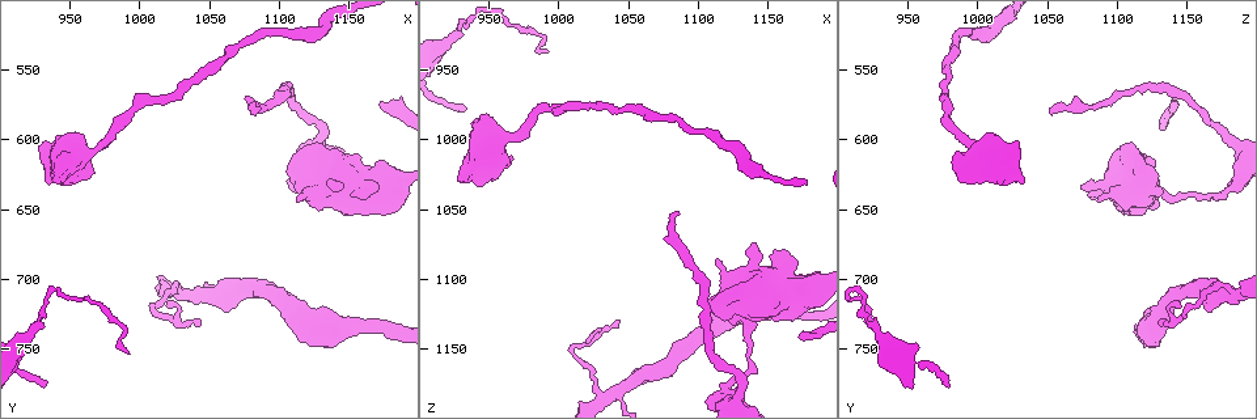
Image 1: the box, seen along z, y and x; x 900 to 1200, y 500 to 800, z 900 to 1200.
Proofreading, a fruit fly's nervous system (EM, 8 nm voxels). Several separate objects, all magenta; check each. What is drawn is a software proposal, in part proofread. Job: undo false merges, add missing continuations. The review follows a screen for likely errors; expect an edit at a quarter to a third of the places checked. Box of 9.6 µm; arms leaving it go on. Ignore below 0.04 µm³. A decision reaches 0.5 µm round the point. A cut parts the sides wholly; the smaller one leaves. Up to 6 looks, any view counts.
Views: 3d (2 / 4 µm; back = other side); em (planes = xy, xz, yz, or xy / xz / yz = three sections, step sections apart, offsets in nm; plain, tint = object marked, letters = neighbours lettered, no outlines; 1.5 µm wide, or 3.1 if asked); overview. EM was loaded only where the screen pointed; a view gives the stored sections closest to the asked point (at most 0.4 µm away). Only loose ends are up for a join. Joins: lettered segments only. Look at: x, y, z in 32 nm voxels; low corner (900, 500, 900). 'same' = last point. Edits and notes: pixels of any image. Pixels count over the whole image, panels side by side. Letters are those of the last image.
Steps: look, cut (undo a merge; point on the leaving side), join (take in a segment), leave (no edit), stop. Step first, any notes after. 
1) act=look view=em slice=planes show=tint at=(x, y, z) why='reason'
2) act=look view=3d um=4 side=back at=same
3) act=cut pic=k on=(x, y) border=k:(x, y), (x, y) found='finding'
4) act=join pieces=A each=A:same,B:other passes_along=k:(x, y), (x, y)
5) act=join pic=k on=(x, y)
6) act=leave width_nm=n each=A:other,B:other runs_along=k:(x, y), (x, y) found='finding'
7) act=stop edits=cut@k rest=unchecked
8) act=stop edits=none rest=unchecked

act=look view=em slice=xy step=8 show=tint at=(928, 776, 980) why='free end'

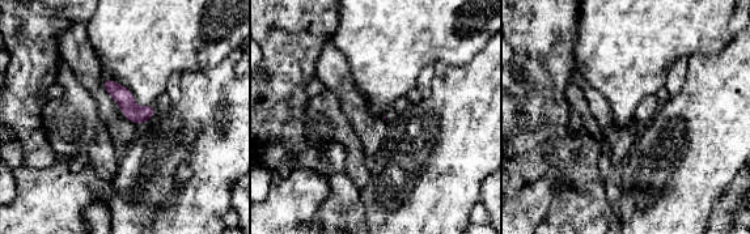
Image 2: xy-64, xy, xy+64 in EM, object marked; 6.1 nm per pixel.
act=look view=em slice=planes show=letters at=same

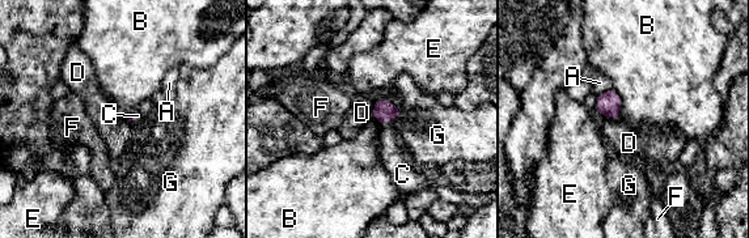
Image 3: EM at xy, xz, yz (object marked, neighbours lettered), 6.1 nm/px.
act=join pieces=C each=A:other,B:other,C:same,D:other,E:other,F:other,G:other passes_along=3:(384, 110), (388, 120), (392, 157) found='the neuron continues'

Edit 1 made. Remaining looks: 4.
act=look view=3d um=2 at=(920, 742, 930) why='sudden change in width'

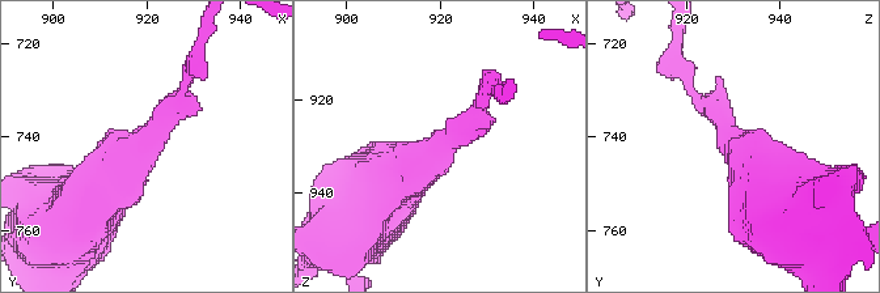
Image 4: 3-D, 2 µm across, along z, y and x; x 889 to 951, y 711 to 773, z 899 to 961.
act=look view=em slice=planes show=plain at=(920, 741, 931)

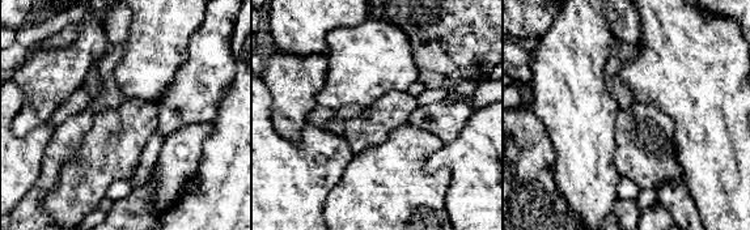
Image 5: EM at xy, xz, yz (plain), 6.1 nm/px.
act=look view=em slice=planes show=letters at=same why='what lies round it'

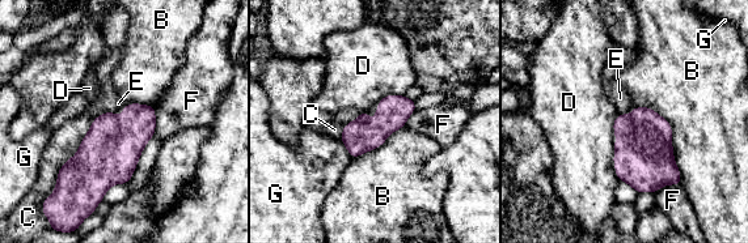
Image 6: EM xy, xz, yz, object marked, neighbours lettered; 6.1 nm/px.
act=leave width_nm=200 each=B:other,C:other,D:other,E:other,F:other,G:other border=6:(634, 106), (668, 122), (681, 184) found='continuous, no second neuron'

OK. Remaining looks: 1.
act=look view=em slice=planes show=letters at=(1114, 644, 1086) why='branch stops here'

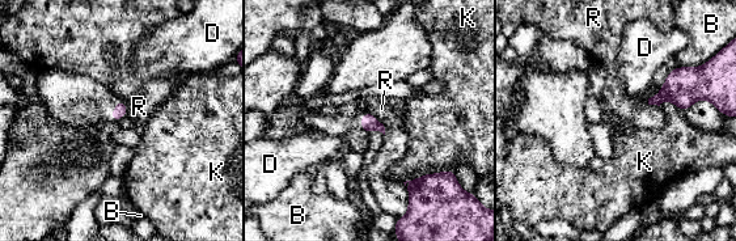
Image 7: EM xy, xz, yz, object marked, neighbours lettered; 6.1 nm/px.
act=leave longest_contact=K:260nm each=B:other,D:other,K:other,R:other border=7:(125, 101), (126, 114) found='none of them fits'

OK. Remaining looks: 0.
act=stop edits=join@3 rest=unchecked

